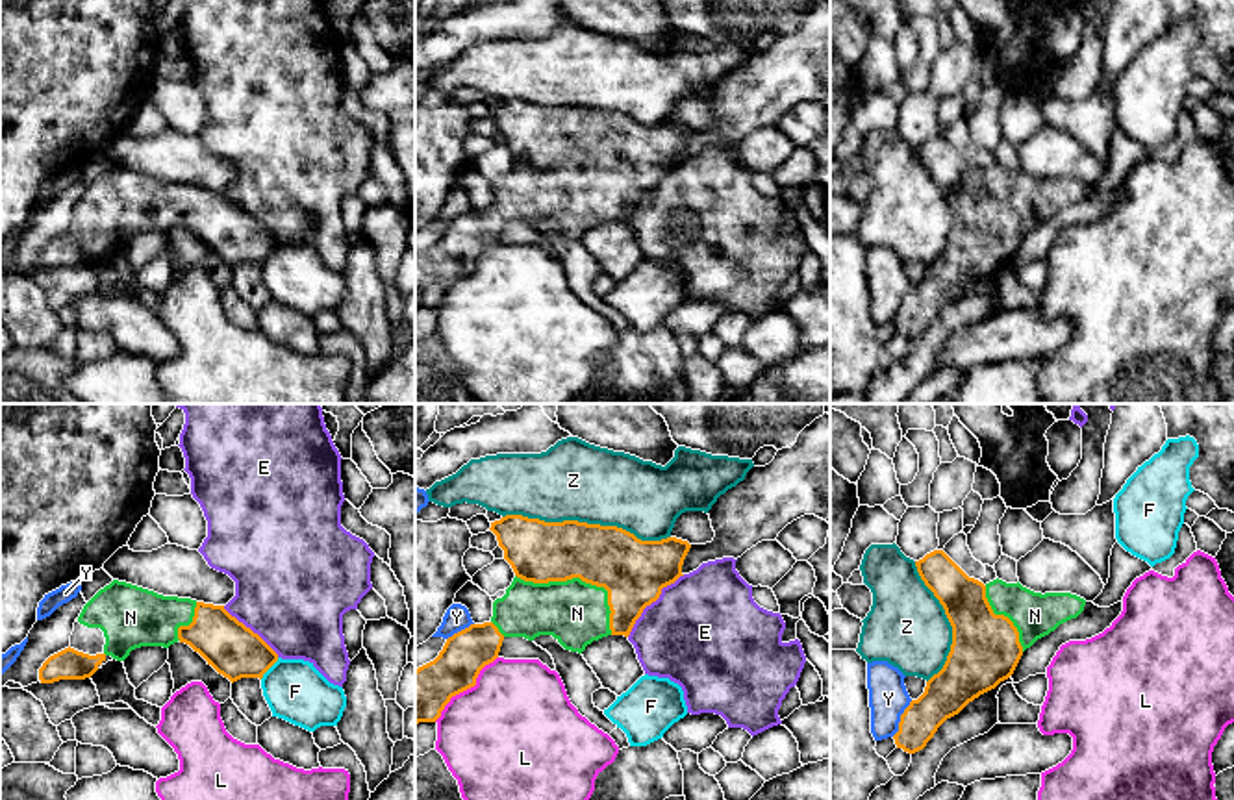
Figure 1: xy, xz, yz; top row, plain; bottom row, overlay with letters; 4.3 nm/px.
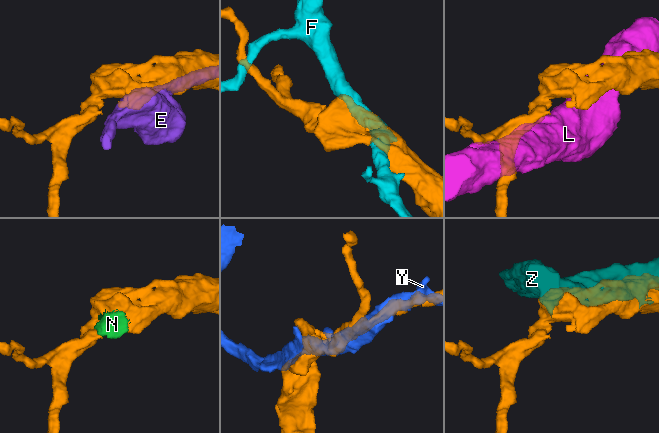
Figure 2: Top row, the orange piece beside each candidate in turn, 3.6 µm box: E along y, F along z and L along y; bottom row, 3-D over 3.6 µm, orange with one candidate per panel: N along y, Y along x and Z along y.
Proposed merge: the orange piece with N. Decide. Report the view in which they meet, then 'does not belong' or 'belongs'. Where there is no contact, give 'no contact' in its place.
meets orange in xz; belongs

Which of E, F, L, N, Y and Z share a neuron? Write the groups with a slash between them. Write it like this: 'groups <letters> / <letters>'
groups E / F / L / N / Y / Z

